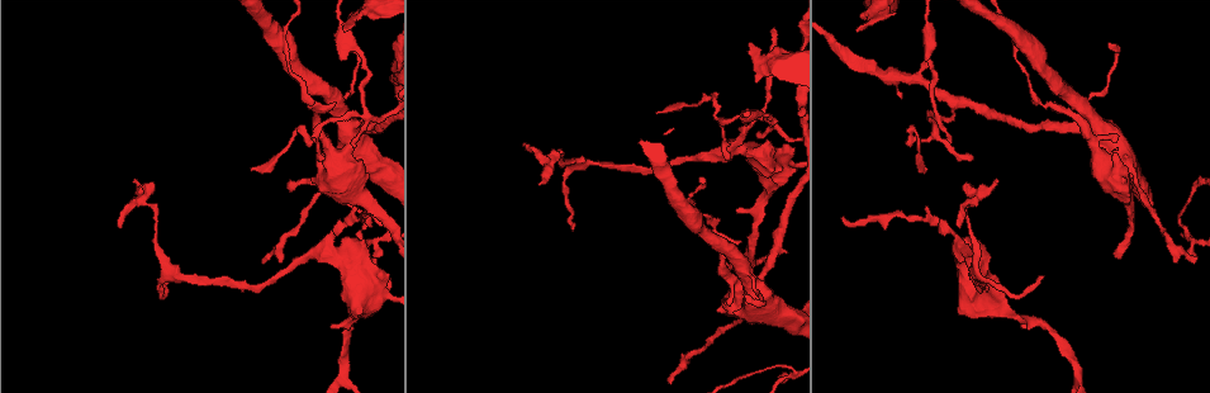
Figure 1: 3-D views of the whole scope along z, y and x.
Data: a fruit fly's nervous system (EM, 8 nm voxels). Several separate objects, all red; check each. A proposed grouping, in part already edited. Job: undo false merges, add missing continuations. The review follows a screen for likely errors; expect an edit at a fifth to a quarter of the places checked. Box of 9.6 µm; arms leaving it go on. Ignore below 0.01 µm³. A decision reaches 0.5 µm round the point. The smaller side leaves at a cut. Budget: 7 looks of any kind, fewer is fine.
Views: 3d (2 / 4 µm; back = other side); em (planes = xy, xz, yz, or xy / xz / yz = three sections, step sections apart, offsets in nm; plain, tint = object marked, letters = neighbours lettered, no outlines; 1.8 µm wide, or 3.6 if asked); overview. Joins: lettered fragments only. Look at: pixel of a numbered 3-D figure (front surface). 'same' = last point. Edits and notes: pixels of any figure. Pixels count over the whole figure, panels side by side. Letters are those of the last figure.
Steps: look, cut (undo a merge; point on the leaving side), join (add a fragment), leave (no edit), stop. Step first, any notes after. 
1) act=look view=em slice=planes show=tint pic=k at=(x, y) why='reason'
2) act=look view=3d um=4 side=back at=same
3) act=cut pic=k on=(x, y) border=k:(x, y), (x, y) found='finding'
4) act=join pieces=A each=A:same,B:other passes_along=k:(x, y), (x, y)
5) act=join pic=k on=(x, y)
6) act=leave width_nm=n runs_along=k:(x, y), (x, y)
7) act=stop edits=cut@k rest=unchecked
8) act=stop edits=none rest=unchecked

act=look view=3d um=2 pic=1 at=(858, 29) why='long arm stops here'

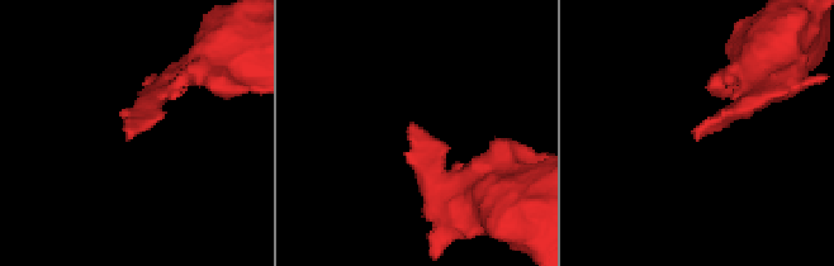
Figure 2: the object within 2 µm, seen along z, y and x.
act=look view=em slice=xy step=16 show=tint pic=2 at=(411, 125)

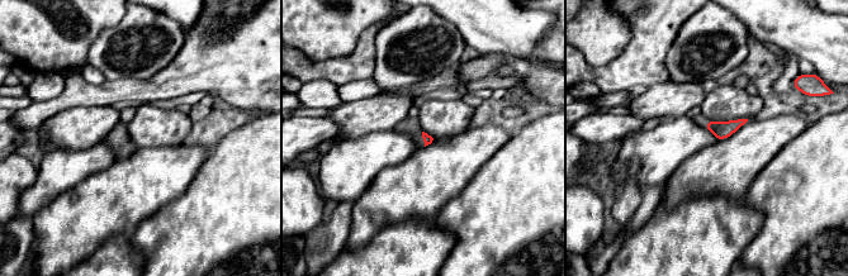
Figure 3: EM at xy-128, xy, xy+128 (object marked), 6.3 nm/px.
act=look view=em slice=planes show=letters at=same

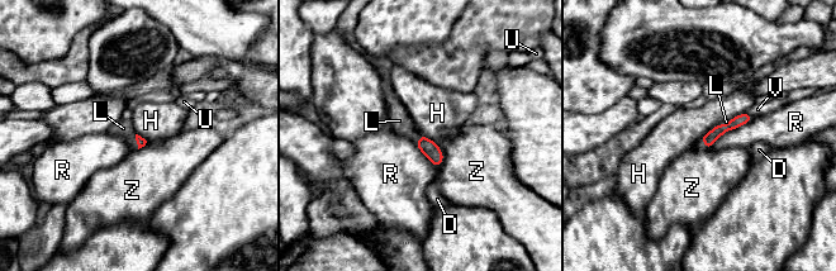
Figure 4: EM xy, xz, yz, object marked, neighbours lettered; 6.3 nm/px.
act=join pieces=L longest_contact=R:340nm each=D:other,H:other,L:same,R:other,U:other,V:other,Z:other passes_along=4:(141, 142), (136, 139), (123, 128) found='the neuron continues'

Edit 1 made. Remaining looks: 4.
act=look view=em slice=planes show=letters pic=1 at=(250, 170) why='tapers out'

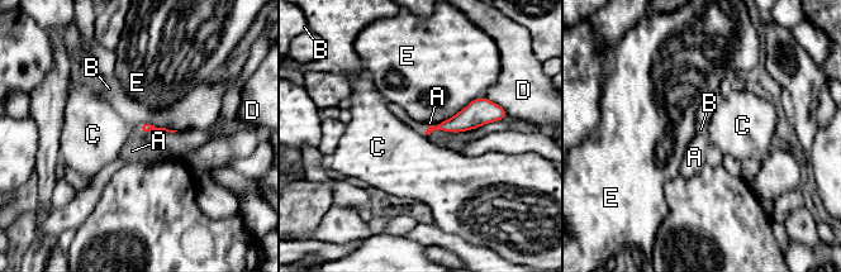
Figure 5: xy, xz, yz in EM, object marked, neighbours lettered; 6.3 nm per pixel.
act=leave each=A:other,B:other,C:other,D:other,E:other found='no lettered fragment goes on from it'

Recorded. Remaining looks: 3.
act=look view=3d um=2 pic=1 at=(1022, 323) why='tapers out'

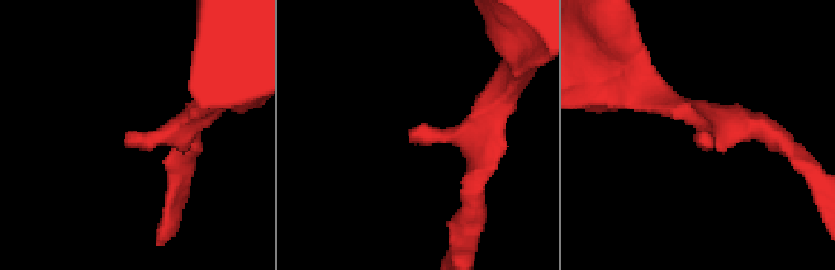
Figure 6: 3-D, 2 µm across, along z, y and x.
act=look view=em slice=planes show=plain pic=6 at=(700, 133) why='now the EM'

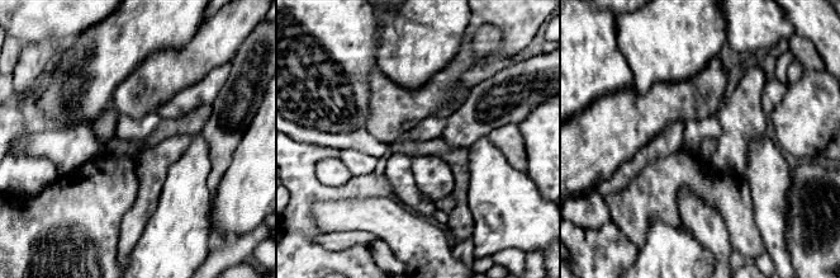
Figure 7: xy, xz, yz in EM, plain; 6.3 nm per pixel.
act=look view=em slice=planes show=letters at=same why='what lies round it'

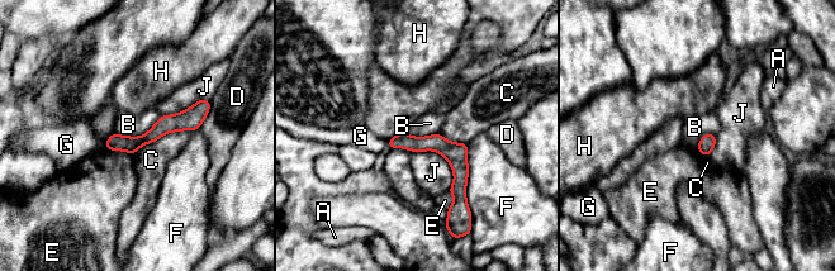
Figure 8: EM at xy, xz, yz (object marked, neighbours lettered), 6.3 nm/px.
act=leave longest_contact=F:420nm each=A:other,B:other,C:other,D:other,E:other,F:other,G:other,H:other,J:other border=8:(161, 115), (140, 136), (115, 133) found='none of them fits'

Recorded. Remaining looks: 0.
act=stop edits=join@4 rest=unchecked

